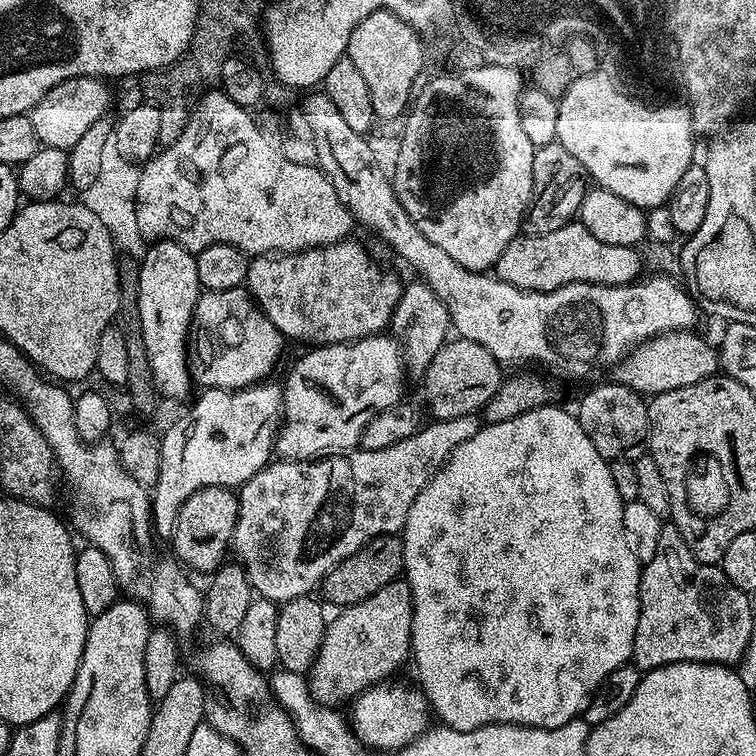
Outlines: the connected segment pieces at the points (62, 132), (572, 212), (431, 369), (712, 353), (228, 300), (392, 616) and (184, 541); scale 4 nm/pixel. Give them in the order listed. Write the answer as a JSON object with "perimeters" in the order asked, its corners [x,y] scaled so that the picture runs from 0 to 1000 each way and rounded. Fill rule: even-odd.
{"perimeters":[[[[110,101],[93,103],[87,108],[77,108],[42,142],[36,149],[40,163],[45,165],[45,175],[50,177],[54,192],[60,196],[91,197],[124,167],[136,153],[144,152],[143,142],[148,138],[148,122],[142,116],[139,107],[130,101]]],[[[741,189],[724,190],[710,196],[706,204],[706,235],[704,237],[704,269],[690,298],[692,306],[701,312],[728,310],[743,304],[743,299],[763,290],[770,262],[780,247],[780,234],[770,214],[754,204]]],[[[594,448],[574,478],[561,492],[561,521],[569,534],[573,554],[606,553],[614,548],[636,544],[649,529],[667,501],[665,485],[640,458],[620,448]]],[[[913,437],[880,439],[847,455],[817,480],[812,492],[813,504],[847,522],[864,524],[881,516],[913,511],[934,499],[948,496],[952,487],[948,459],[921,442],[923,440]]],[[[321,380],[266,385],[257,414],[257,447],[249,452],[249,479],[254,501],[266,515],[316,516],[353,504],[376,466],[378,447],[357,426]]],[[[530,765],[505,775],[500,786],[489,786],[476,799],[463,799],[448,806],[444,816],[433,821],[426,844],[426,854],[418,866],[418,874],[405,890],[407,911],[421,931],[435,934],[459,933],[476,917],[497,905],[507,905],[534,877],[541,877],[545,865],[545,782],[538,766]]],[[[269,646],[251,653],[241,675],[235,675],[233,698],[225,710],[228,725],[233,729],[231,739],[253,753],[255,758],[257,755],[271,757],[271,759],[284,757],[292,746],[298,745],[303,734],[316,673],[317,663],[313,652],[304,646]]]]}

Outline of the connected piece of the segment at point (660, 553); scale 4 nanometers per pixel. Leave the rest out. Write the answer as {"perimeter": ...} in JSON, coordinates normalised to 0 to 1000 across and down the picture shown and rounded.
{"perimeter":[[[884,690],[881,696],[868,709],[868,726],[862,730],[862,737],[854,741],[847,758],[847,811],[844,812],[844,833],[839,833],[839,854],[836,856],[835,877],[848,886],[858,886],[878,882],[886,877],[939,877],[974,881],[983,874],[989,851],[992,849],[992,833],[997,829],[995,820],[995,799],[991,784],[976,780],[966,765],[960,765],[956,751],[944,746],[931,746],[907,722],[902,706],[894,700],[894,694]]]}

